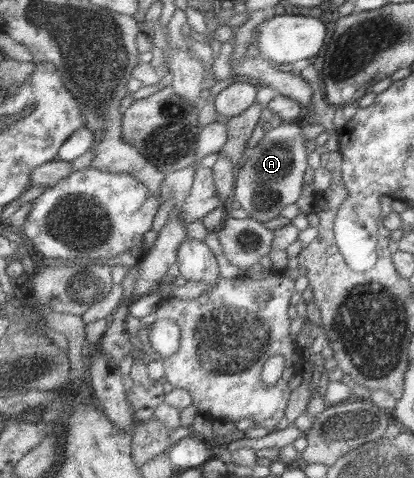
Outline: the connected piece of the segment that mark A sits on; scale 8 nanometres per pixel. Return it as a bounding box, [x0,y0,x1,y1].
[233,121,309,223]

